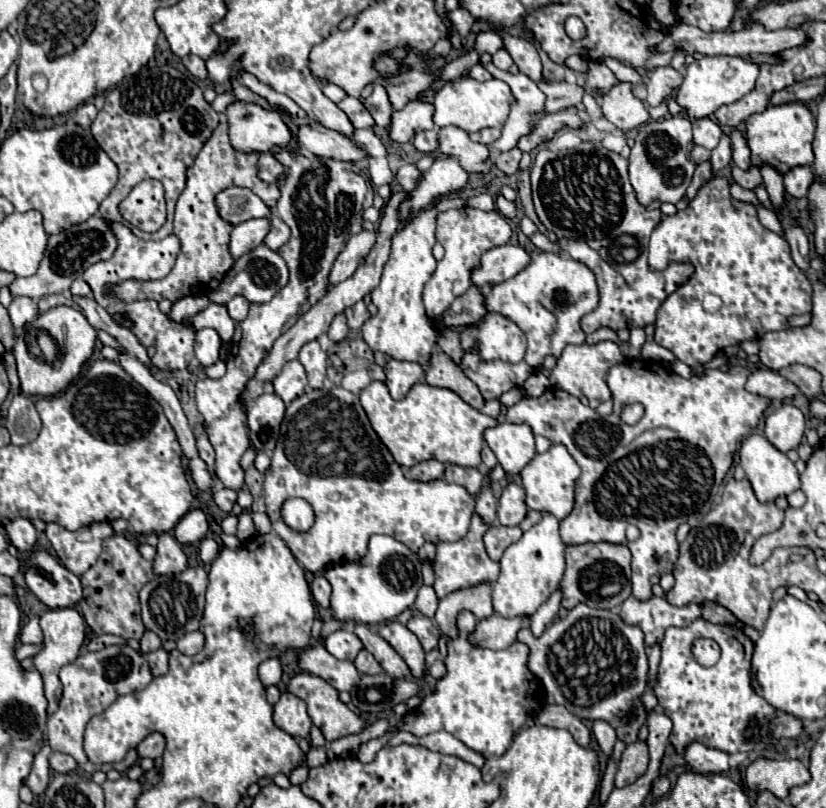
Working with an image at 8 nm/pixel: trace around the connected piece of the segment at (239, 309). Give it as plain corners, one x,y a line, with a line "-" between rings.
236,296
236,298
232,298
232,300
226,304
228,314
232,316
234,322
240,322
240,320
246,318
246,314
248,314
248,306
250,306
250,302
248,302
244,296

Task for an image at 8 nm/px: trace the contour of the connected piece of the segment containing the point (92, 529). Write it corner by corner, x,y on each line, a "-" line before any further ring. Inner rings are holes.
108,522
88,526
88,540
78,540
78,532
70,532
60,524
48,524
46,536
56,550
60,562
72,570
76,576
84,574
100,556
102,540
112,536
112,526

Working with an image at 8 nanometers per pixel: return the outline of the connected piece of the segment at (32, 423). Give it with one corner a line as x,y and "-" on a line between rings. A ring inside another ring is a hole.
16,394
10,402
8,408
8,432
12,436
12,444
22,446
28,442
34,442
40,434
40,416
36,412
34,400
24,396
24,394

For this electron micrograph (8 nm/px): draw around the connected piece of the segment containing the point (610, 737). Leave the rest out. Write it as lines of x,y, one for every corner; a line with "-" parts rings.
596,720
592,732
594,732
594,736
596,736
602,752
604,752
604,754
612,754
612,748
614,748
614,742
616,742
616,732
614,732
614,728
612,728
608,722

